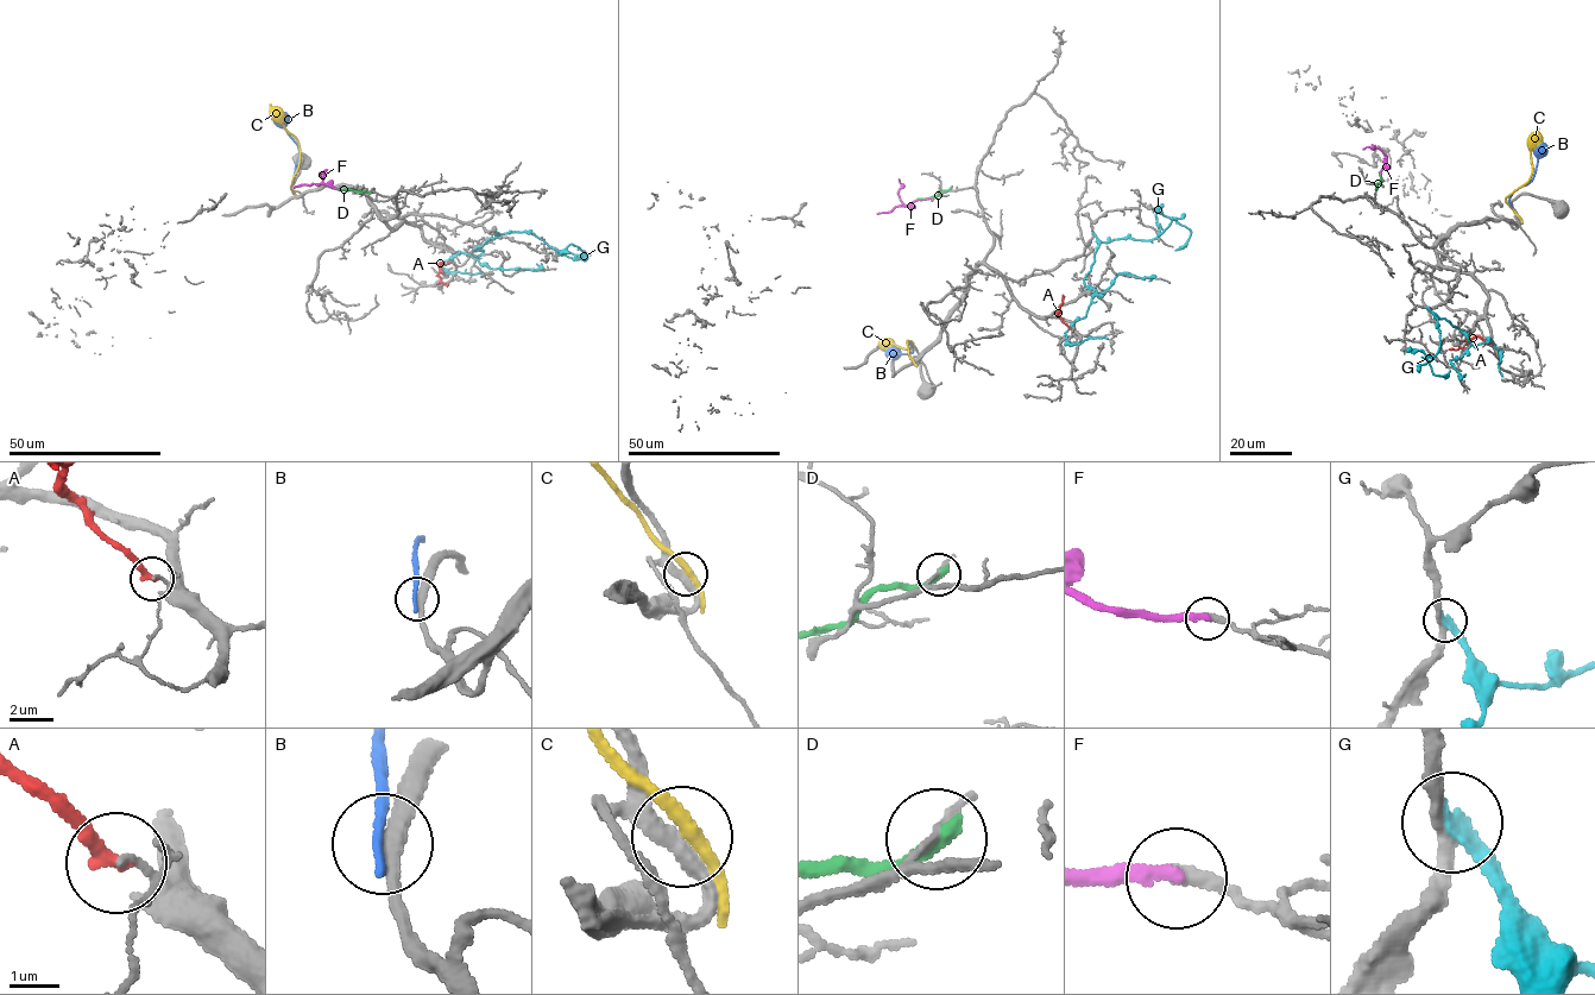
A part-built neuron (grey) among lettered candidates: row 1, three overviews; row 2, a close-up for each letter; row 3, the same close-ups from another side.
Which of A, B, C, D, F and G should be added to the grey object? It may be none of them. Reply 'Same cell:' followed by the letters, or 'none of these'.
Same cell: none of these

